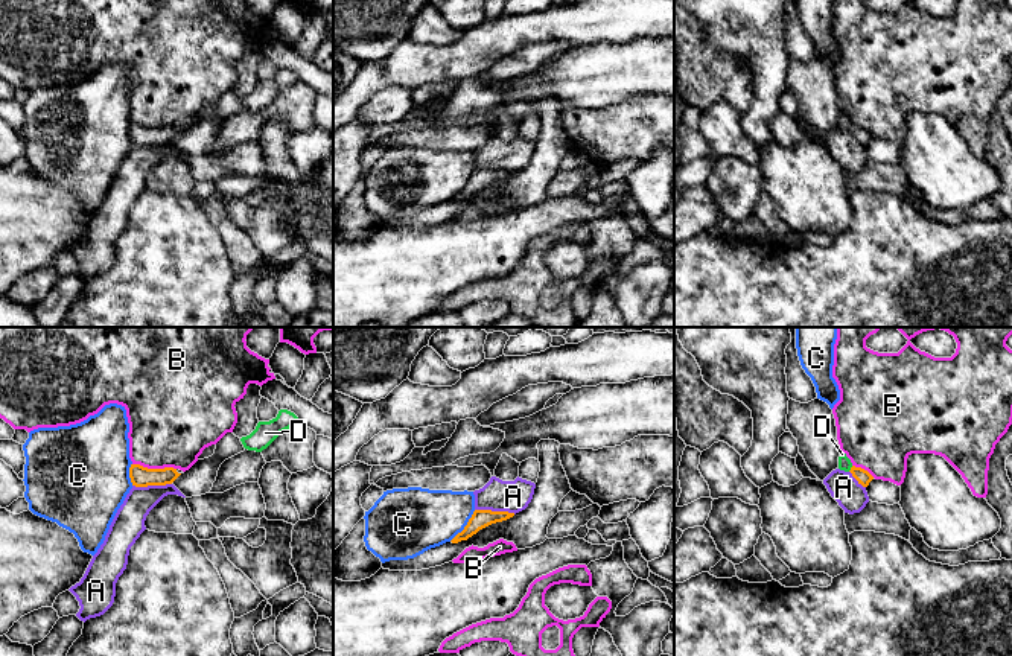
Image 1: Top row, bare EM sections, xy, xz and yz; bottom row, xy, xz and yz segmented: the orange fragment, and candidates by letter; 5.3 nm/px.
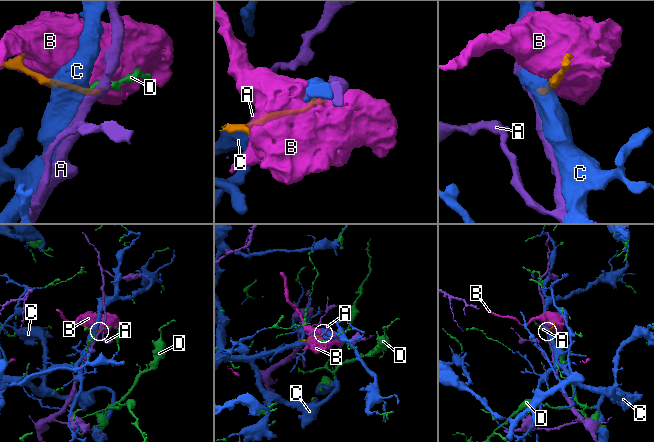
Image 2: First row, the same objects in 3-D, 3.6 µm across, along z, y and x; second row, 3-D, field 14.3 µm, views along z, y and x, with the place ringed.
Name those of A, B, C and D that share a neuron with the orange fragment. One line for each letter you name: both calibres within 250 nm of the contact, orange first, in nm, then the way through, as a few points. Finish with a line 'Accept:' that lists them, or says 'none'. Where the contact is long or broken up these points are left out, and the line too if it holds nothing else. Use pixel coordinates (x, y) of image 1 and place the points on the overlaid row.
Accept: none

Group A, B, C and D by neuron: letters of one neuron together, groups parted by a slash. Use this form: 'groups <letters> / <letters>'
groups A / B / C D

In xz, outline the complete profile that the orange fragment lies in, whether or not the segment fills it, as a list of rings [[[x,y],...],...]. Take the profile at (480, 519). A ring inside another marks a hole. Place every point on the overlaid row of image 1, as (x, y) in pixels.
[[[475,510],[464,530],[458,533],[450,542],[458,543],[461,540],[467,540],[479,530],[492,524],[507,521],[513,516],[514,513],[508,513],[508,511]]]

